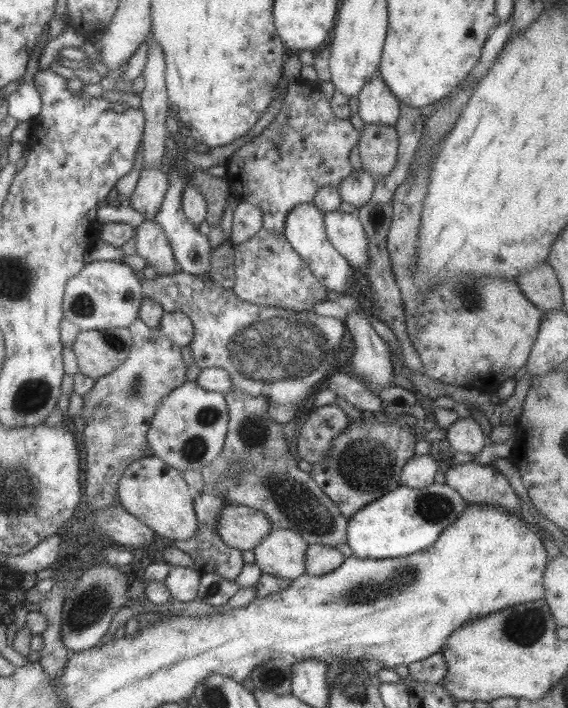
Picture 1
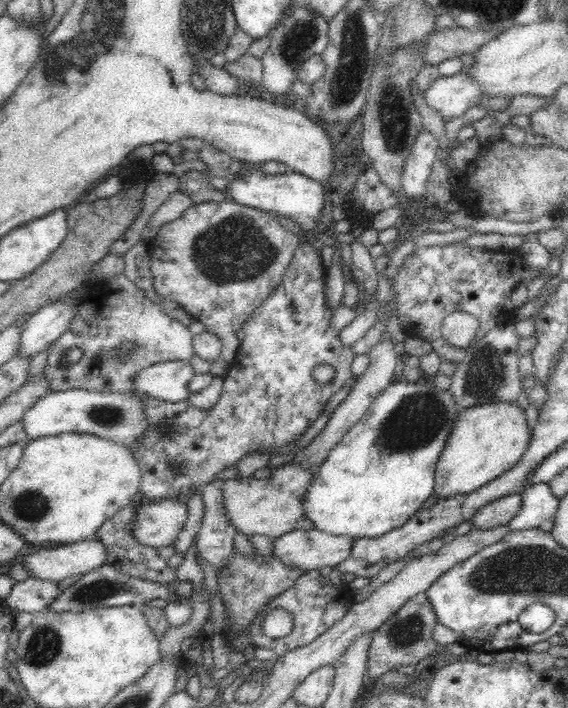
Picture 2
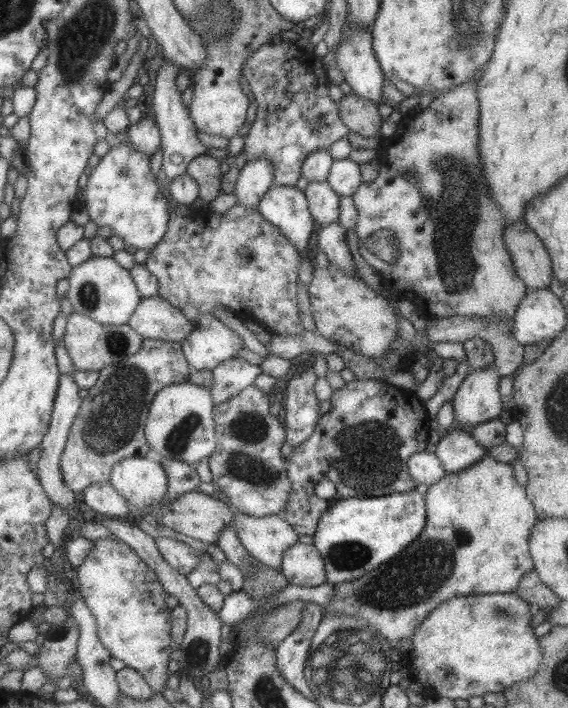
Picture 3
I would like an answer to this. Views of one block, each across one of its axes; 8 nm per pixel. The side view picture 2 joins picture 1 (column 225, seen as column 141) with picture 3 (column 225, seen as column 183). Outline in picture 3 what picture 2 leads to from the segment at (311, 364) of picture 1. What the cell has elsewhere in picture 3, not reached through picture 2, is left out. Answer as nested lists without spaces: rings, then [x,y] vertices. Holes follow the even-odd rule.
[[[201,313],[190,335],[179,343],[181,352],[192,371],[211,371],[218,363],[223,362],[225,359],[233,358],[236,352],[243,350],[244,347],[241,340],[242,339],[233,330],[223,325],[213,314]]]

